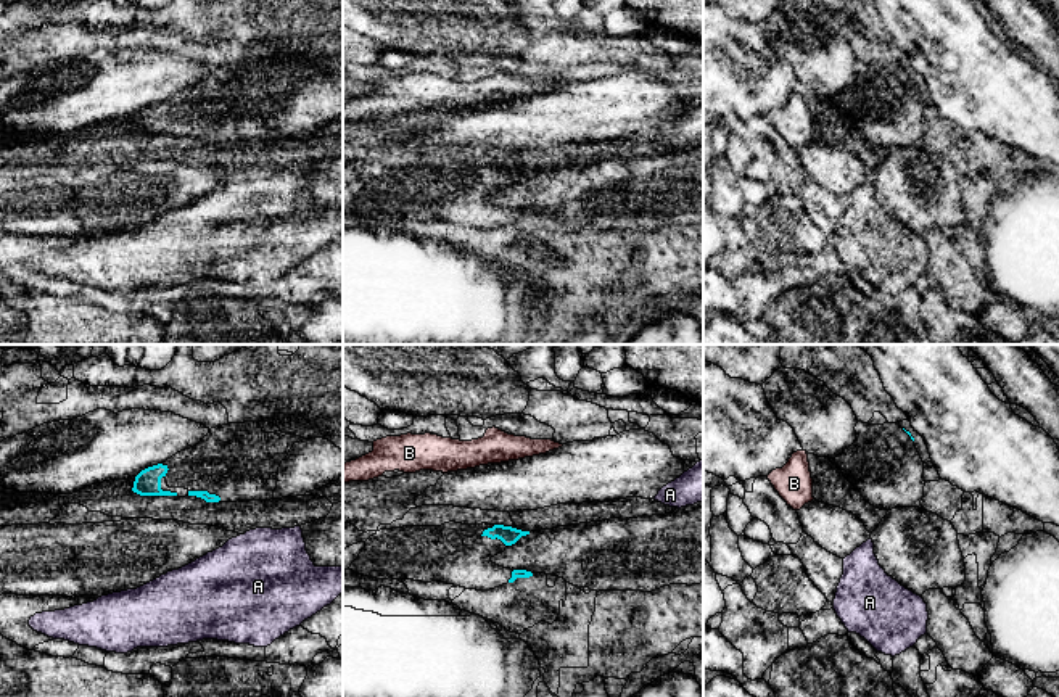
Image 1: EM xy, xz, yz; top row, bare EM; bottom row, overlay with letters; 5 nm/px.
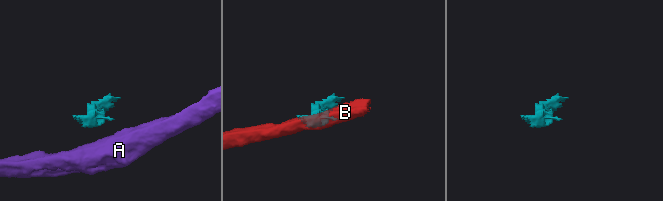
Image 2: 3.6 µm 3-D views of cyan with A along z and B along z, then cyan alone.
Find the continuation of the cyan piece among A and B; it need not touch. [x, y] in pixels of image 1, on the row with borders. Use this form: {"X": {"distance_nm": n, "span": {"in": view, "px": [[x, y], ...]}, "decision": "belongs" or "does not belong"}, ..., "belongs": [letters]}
{"A": {"distance_nm": 200, "span": {"in": "xy", "px": [[218, 501], [232, 538]]}, "decision": "does not belong"}, "B": {"distance_nm": 300, "span": {"in": "xz", "px": [[494, 525], [473, 467]]}, "decision": "does not belong"}, "belongs": []}

